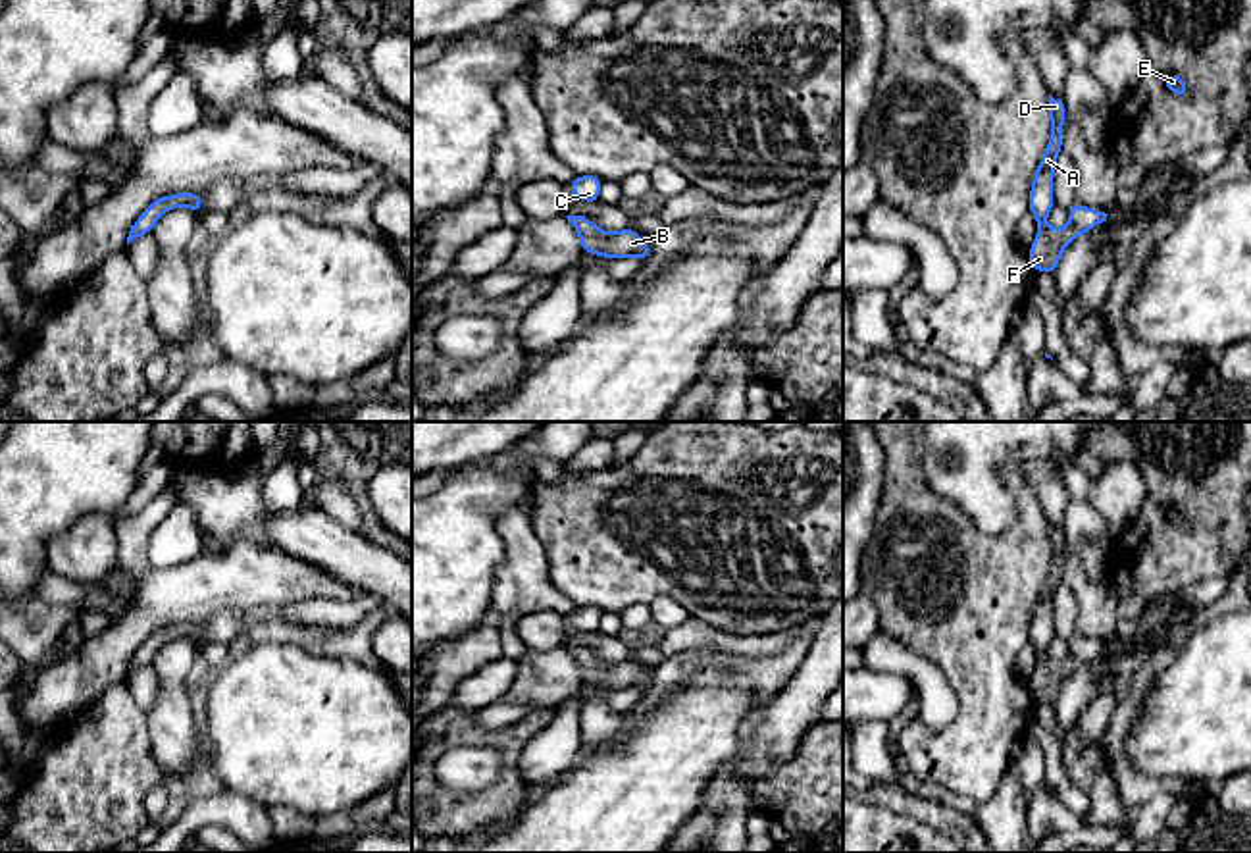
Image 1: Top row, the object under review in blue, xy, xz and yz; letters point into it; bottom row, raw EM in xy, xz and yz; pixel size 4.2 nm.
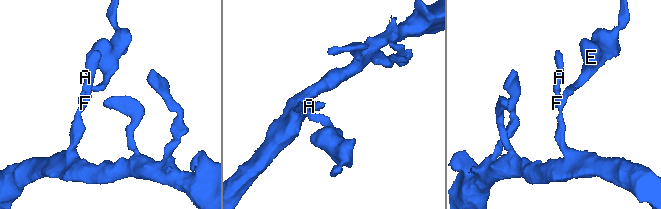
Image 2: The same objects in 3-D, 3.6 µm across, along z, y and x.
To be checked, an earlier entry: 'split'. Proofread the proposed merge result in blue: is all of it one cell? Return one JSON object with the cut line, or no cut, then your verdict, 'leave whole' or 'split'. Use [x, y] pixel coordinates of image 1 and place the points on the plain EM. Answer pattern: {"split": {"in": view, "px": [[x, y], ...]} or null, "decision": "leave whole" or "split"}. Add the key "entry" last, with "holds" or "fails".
{"split": null, "decision": "leave whole", "entry": "fails"}

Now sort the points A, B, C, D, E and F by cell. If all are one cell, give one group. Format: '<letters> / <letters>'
A B C D E F

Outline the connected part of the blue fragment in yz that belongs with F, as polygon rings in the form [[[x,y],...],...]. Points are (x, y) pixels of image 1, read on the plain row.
[[[1049,526],[1051,570],[1039,591],[1037,601],[1034,603],[1028,639],[1028,643],[1037,653],[1037,666],[1028,682],[1034,705],[1047,703],[1055,707],[1062,682],[1074,670],[1103,655],[1109,647],[1097,639],[1087,639],[1080,633],[1074,633],[1068,639],[1070,653],[1066,659],[1055,660],[1045,655],[1047,645],[1055,639],[1053,610],[1057,589],[1062,583],[1064,543],[1066,541],[1062,531],[1055,531]]]

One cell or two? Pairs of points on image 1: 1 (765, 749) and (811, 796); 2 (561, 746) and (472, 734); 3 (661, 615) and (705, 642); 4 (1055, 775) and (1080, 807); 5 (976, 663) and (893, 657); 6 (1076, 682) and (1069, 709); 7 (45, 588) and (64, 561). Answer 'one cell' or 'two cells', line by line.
1: two cells
2: two cells
3: two cells
4: one cell
5: two cells
6: one cell
7: two cells

